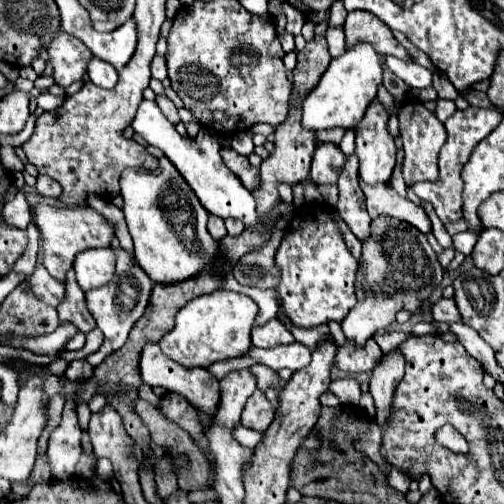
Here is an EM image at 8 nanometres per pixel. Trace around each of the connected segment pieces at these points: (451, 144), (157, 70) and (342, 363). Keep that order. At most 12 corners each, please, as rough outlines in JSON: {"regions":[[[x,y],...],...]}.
{"regions":[[[465,109],[445,121],[439,181],[411,191],[443,223],[461,219],[461,169],[503,119]],[[155,55],[151,75],[157,81],[167,79],[165,59]],[[375,339],[363,347],[345,343],[337,367],[345,373],[373,371],[381,361]]]}

